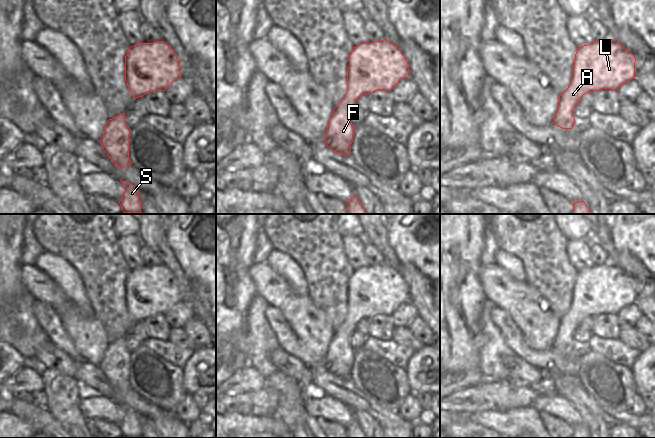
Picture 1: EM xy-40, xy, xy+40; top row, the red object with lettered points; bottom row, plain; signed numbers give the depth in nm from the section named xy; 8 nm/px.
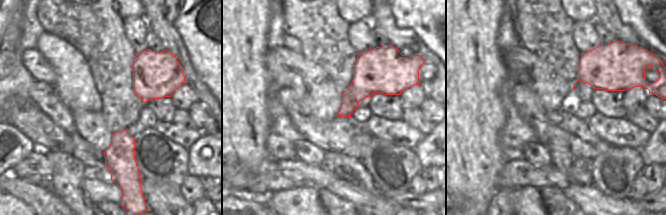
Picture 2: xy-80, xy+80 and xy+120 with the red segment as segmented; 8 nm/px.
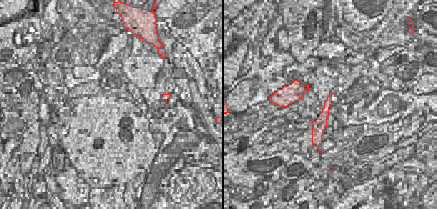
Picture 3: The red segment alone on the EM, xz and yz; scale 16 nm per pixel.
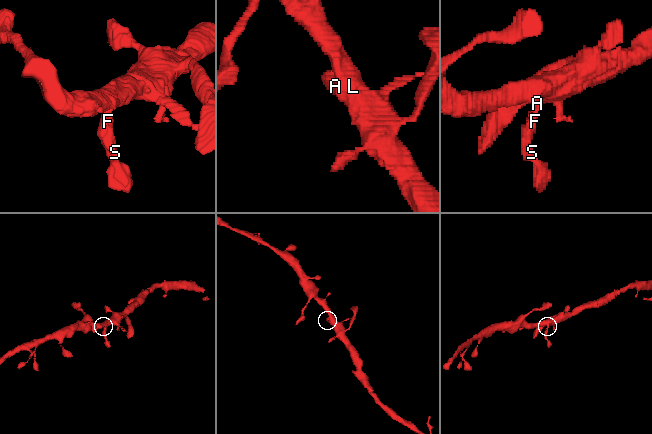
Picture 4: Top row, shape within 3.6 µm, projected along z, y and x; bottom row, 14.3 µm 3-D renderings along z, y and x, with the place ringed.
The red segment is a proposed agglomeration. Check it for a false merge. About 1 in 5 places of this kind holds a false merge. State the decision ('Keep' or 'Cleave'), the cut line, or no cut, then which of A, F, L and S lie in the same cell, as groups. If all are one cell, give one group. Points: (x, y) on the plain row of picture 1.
Keep. No split. Groups: A F L S

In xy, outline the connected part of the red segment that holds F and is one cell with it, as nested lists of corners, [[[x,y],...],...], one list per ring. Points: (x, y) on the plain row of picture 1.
[[[386,263],[372,267],[362,267],[353,274],[349,280],[347,292],[347,316],[341,326],[334,332],[327,350],[325,368],[327,371],[349,380],[355,351],[349,340],[355,331],[355,326],[362,320],[374,315],[391,315],[402,303],[409,301],[409,288],[400,272]]]

